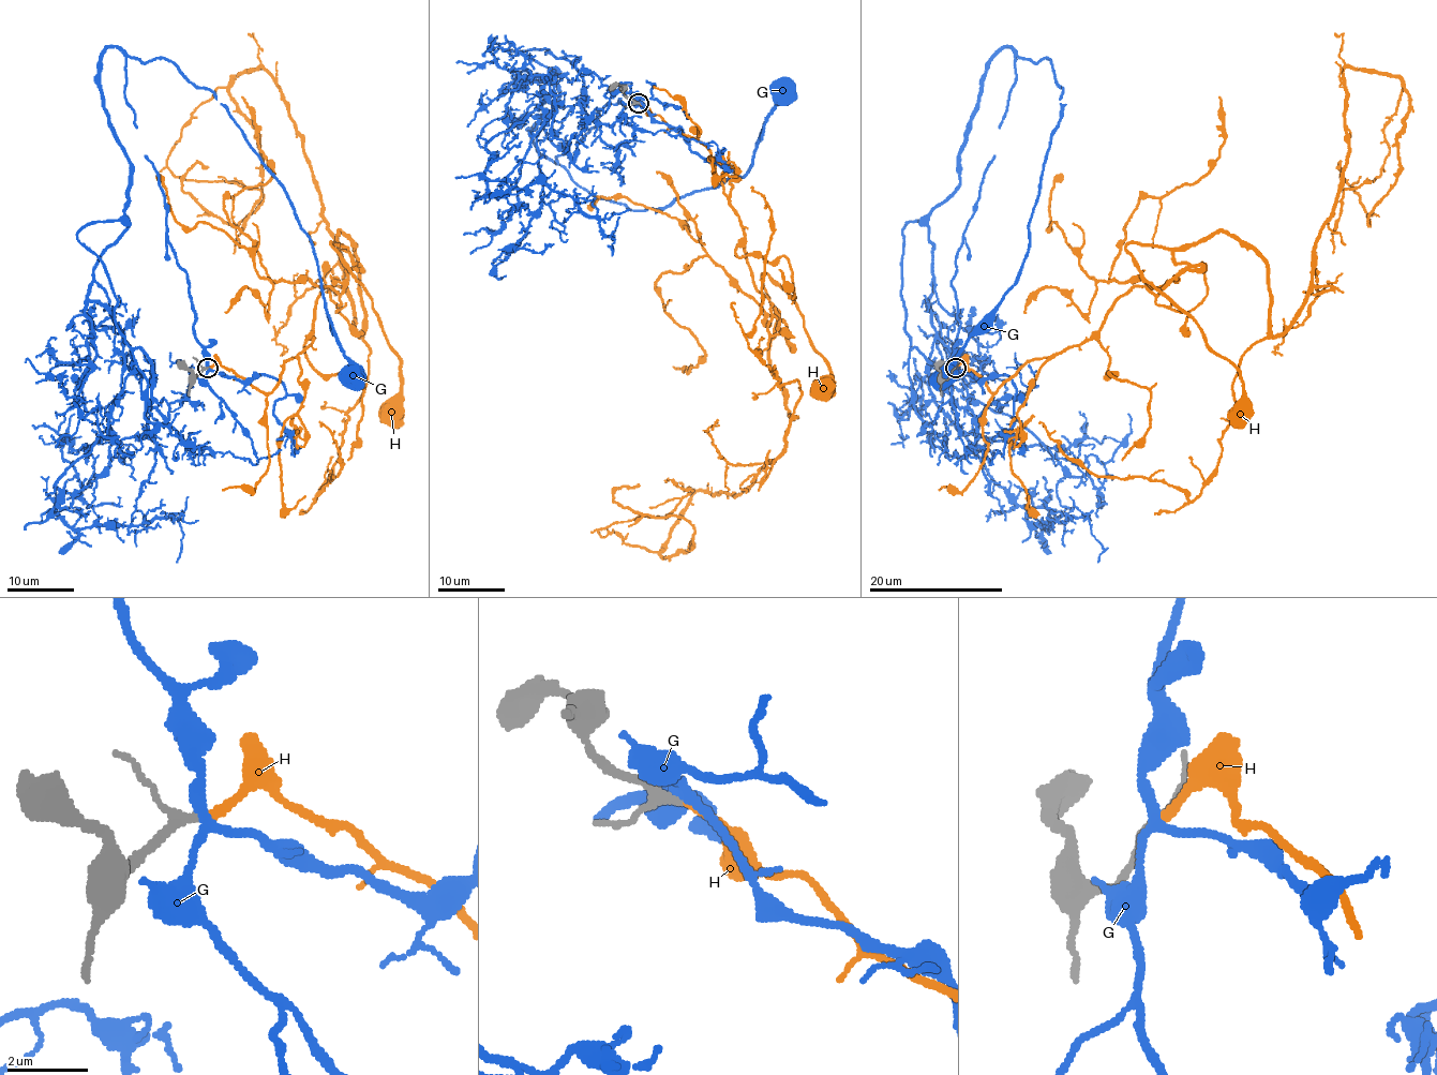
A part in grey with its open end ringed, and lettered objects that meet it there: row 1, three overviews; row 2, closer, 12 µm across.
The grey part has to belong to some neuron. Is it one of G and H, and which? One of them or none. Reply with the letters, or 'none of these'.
H

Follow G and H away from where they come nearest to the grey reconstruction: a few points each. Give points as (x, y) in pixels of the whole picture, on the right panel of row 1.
G: (955, 368), (1012, 379), (990, 463), (904, 331), (901, 233), (1003, 47), (1050, 60), (1060, 119), (943, 376)
H: (955, 368), (993, 393), (1131, 289), (1157, 295), (1186, 266), (1139, 242), (1140, 274), (1240, 373), (1241, 414)

